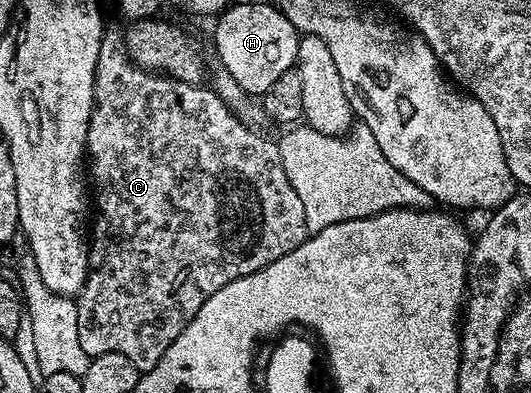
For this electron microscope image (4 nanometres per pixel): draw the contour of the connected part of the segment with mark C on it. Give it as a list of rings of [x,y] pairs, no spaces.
[[[113,25],[106,26],[105,33],[101,37],[101,44],[99,45],[99,61],[95,65],[93,112],[91,113],[91,121],[87,129],[87,141],[85,142],[87,148],[87,175],[91,180],[91,195],[95,200],[95,215],[97,211],[97,220],[94,223],[92,220],[91,242],[87,247],[89,252],[89,275],[85,278],[85,284],[81,286],[81,294],[76,296],[75,299],[78,311],[79,342],[83,347],[84,353],[90,357],[102,355],[103,353],[123,353],[123,357],[127,357],[127,361],[131,361],[131,365],[135,365],[138,372],[144,373],[149,371],[163,357],[163,353],[167,353],[167,345],[171,345],[171,341],[175,341],[175,337],[179,337],[179,333],[183,333],[185,326],[193,320],[195,313],[199,313],[203,301],[207,301],[207,297],[211,297],[211,293],[223,289],[223,285],[227,285],[239,277],[247,277],[251,273],[255,273],[259,269],[263,269],[267,265],[279,261],[279,257],[283,257],[287,253],[294,251],[307,238],[310,232],[307,229],[307,217],[303,217],[303,201],[299,201],[299,193],[295,193],[295,189],[291,189],[291,181],[287,181],[287,169],[283,169],[283,157],[279,157],[277,143],[261,134],[265,133],[248,127],[246,123],[239,121],[239,117],[235,117],[235,113],[231,113],[229,106],[208,86],[196,83],[184,83],[178,79],[170,79],[167,75],[158,75],[152,71],[145,71],[143,68],[138,67],[125,53],[125,31],[122,28],[113,27]]]

